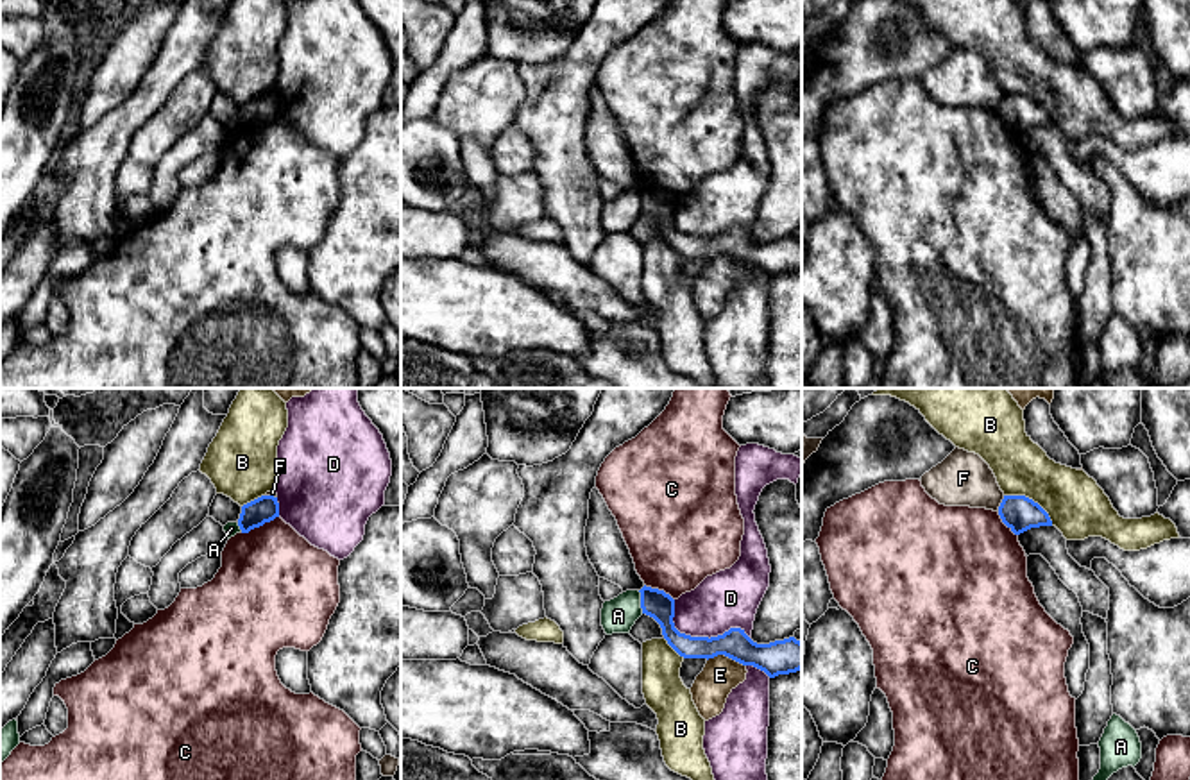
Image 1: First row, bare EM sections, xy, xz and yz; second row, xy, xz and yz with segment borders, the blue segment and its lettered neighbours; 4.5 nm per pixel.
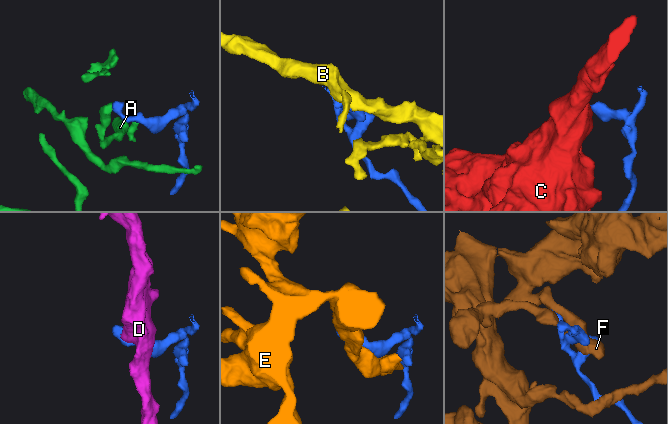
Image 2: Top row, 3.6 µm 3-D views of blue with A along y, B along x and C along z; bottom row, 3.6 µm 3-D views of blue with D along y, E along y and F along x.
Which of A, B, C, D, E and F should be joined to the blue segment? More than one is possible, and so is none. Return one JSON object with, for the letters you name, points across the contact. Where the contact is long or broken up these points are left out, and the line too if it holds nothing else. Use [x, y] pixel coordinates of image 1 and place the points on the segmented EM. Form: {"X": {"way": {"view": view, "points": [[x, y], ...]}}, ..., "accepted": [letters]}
{"accepted": []}

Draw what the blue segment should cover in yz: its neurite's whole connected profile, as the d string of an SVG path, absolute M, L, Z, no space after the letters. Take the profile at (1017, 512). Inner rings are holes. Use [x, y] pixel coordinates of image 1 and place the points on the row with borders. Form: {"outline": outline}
{"outline": "M1004 496L999 515L1015 535L1031 528L1052 526L1049 513L1025 496Z"}

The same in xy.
{"outline": "M261 496L242 506L238 526L242 533L249 533L254 528L263 526L265 522L279 517L279 503L274 496Z"}

